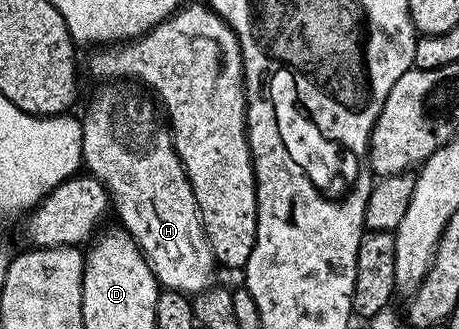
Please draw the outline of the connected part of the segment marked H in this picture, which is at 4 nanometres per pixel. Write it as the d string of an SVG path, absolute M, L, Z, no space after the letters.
M109 82L101 86L90 98L85 116L80 117L84 167L109 193L115 212L117 208L117 216L121 219L120 227L140 246L158 285L170 292L204 292L214 283L215 261L201 221L199 206L195 202L195 190L191 190L191 182L173 145L173 133L163 119L158 105L144 91L136 92L125 84L128 83Z

